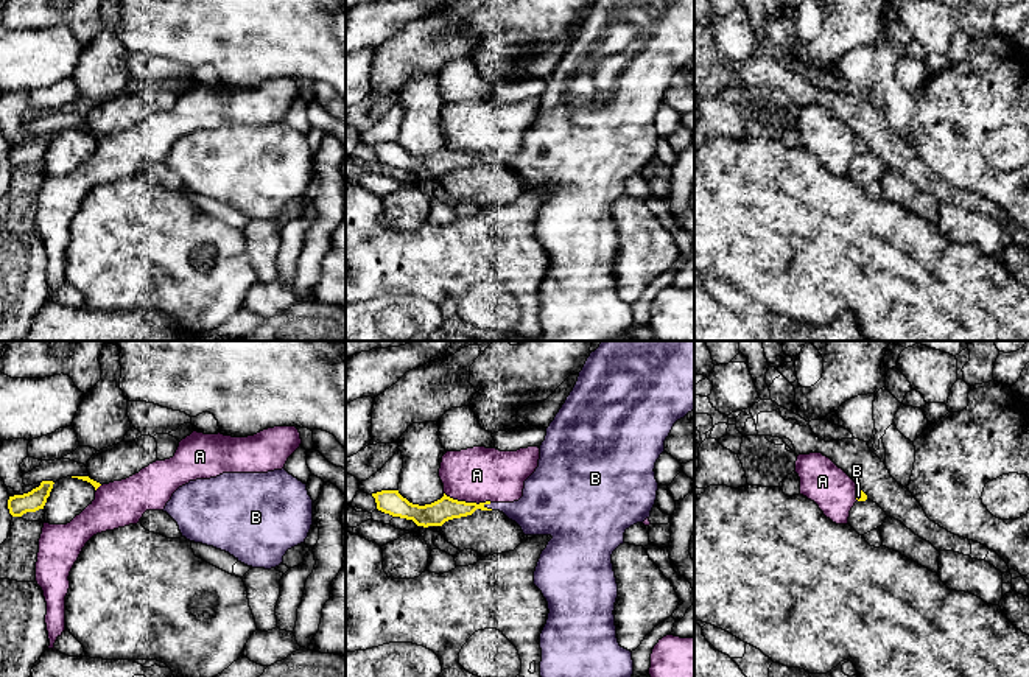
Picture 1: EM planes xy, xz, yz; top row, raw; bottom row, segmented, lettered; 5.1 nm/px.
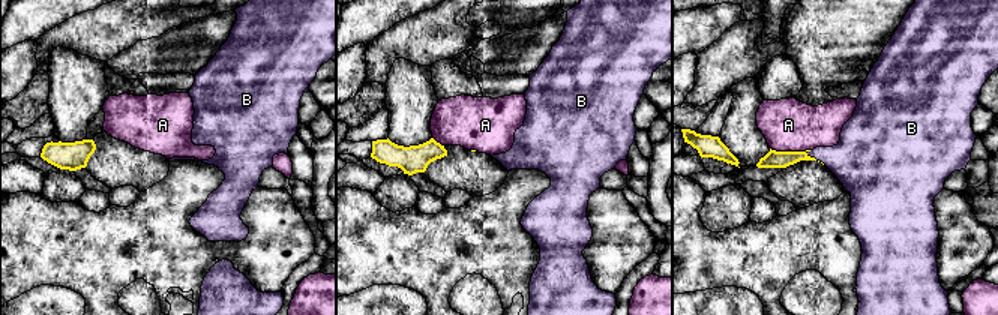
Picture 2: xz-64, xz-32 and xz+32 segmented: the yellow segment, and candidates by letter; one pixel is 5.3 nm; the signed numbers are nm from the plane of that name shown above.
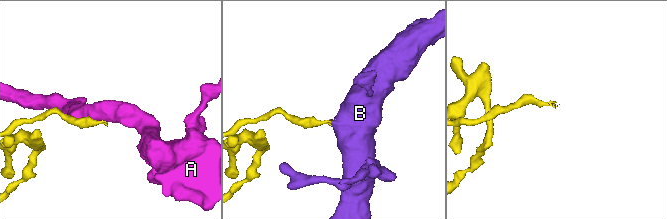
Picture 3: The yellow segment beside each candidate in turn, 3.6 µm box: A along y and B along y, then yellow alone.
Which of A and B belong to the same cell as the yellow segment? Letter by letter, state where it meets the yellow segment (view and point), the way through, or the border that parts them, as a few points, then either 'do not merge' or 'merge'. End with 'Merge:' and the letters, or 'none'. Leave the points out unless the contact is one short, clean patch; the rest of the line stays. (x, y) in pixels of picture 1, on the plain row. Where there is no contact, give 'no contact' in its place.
A: meets yellow in xz at (467, 154); do not merge
B: meets yellow in xz at (486, 159); merge
Merge: B

